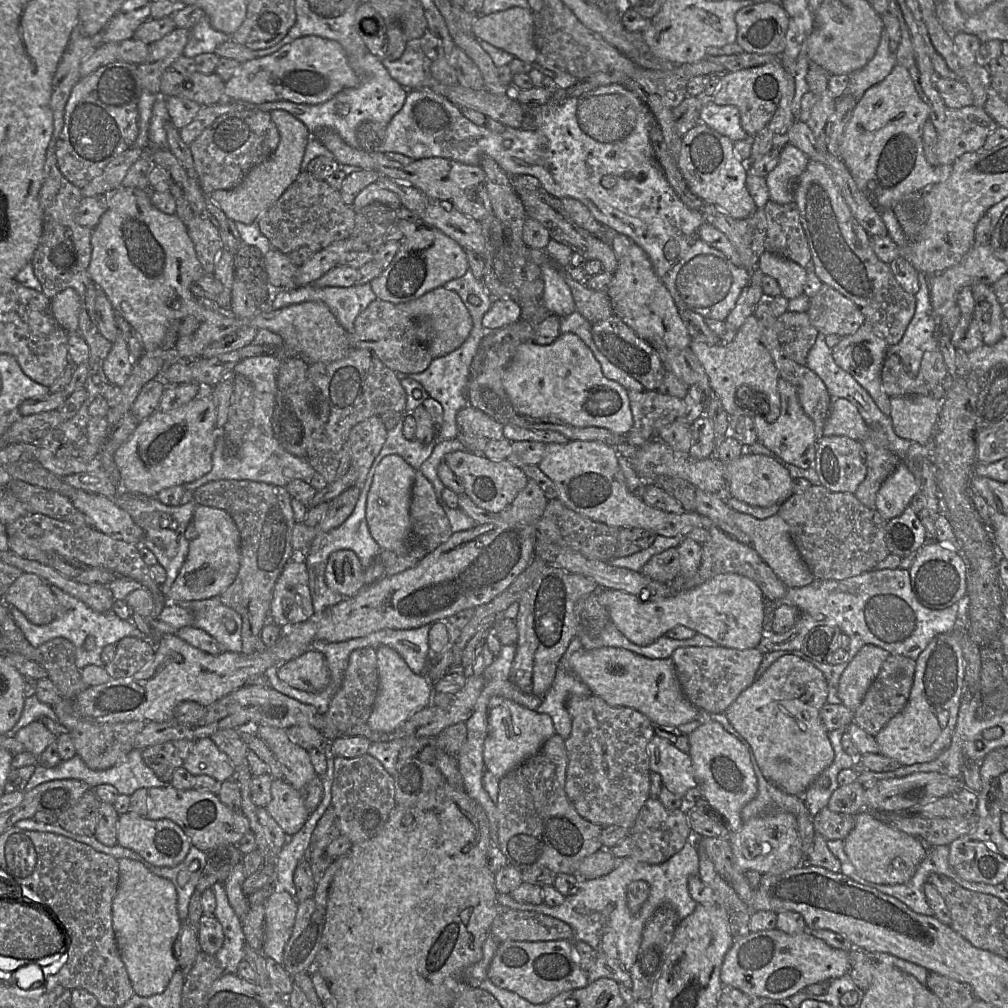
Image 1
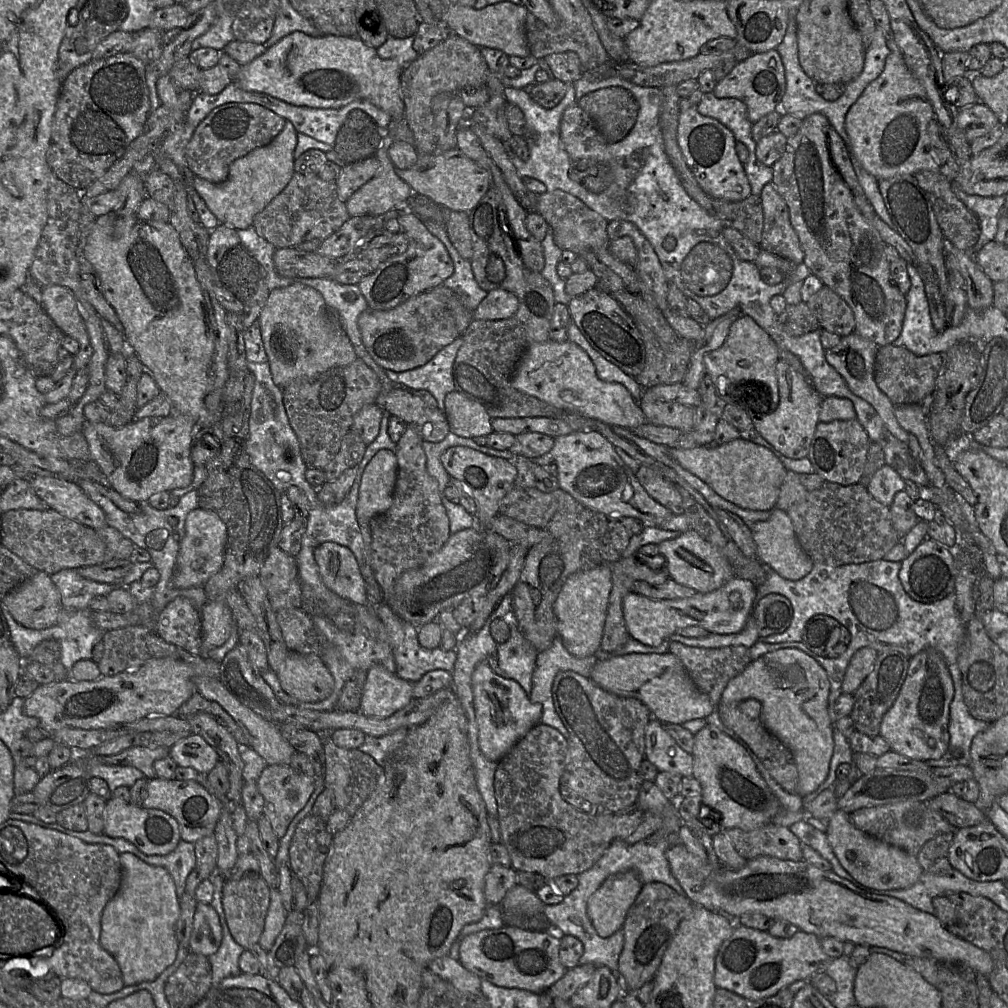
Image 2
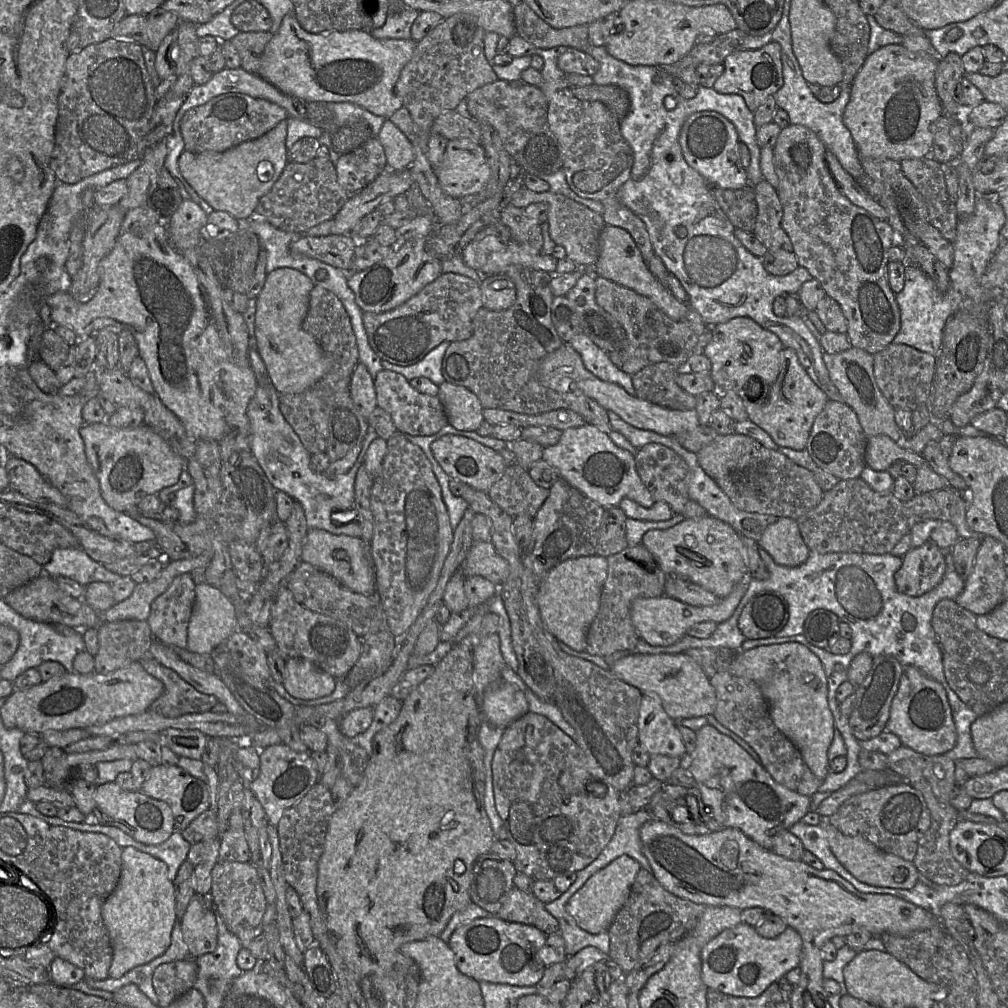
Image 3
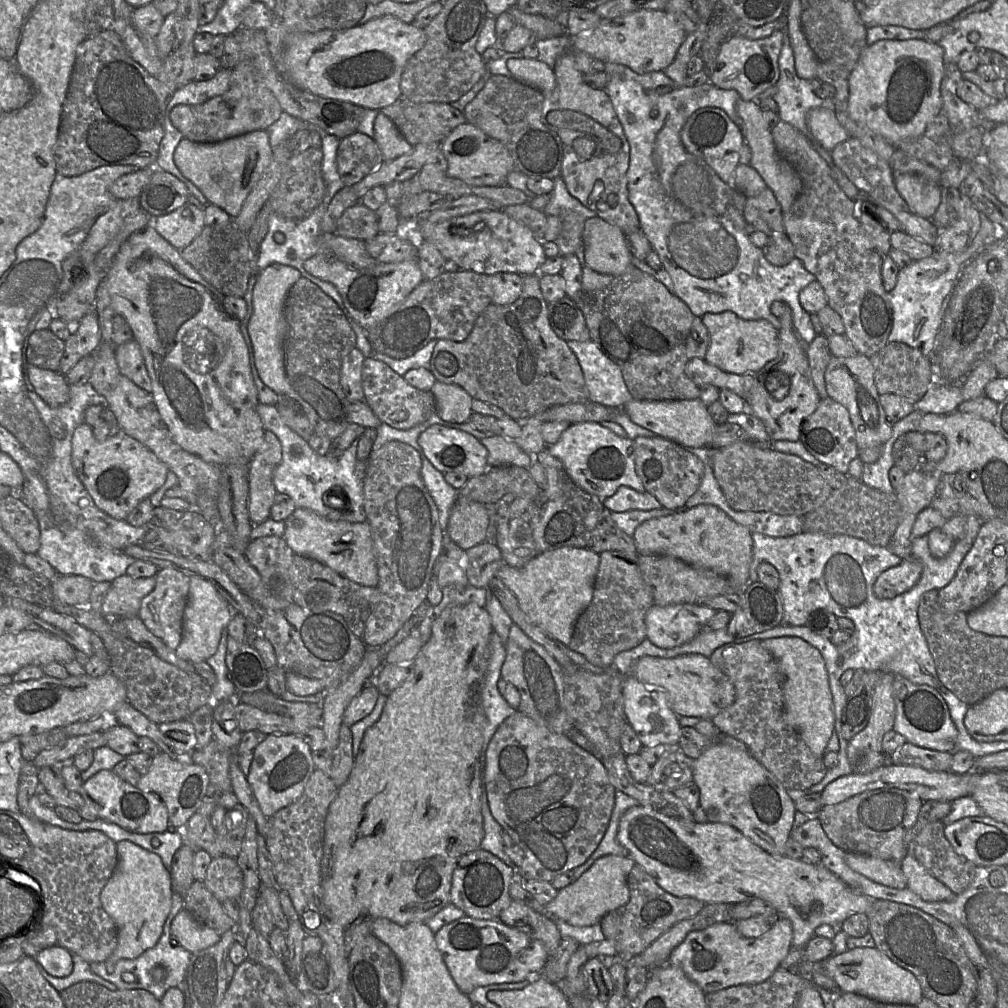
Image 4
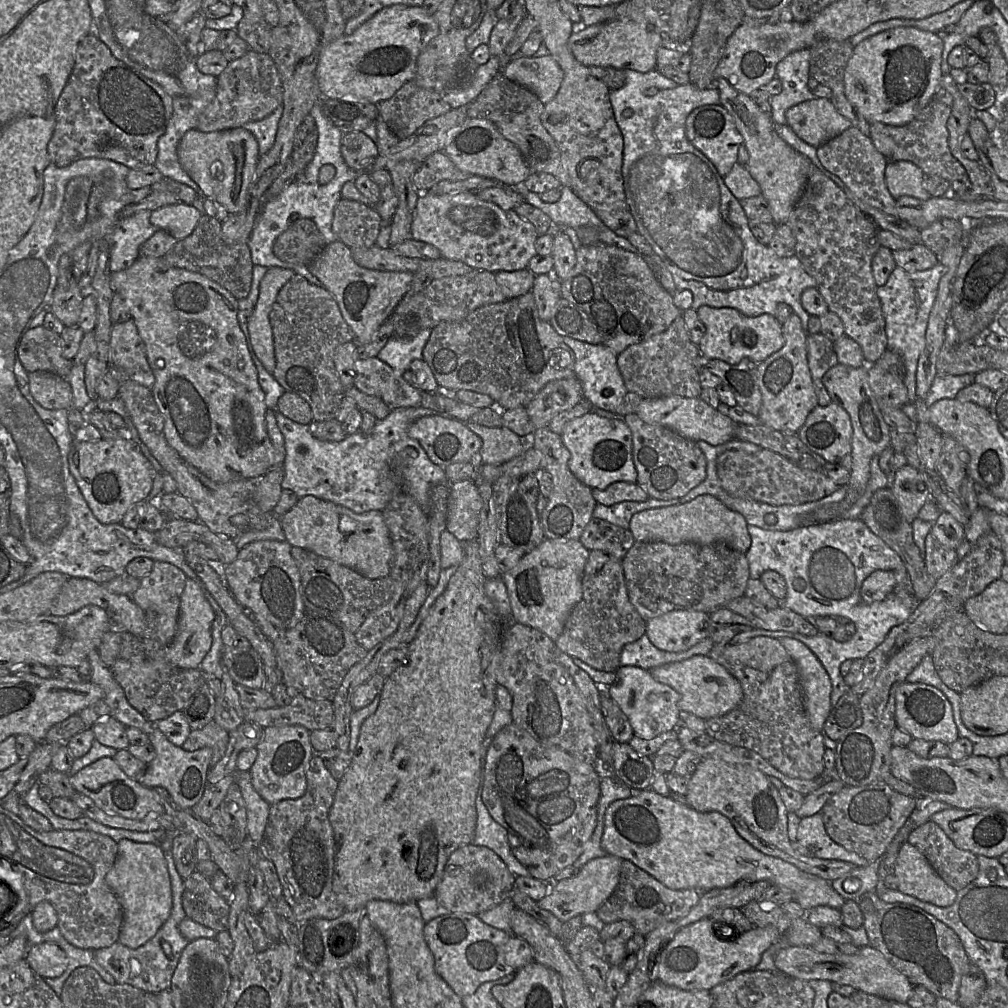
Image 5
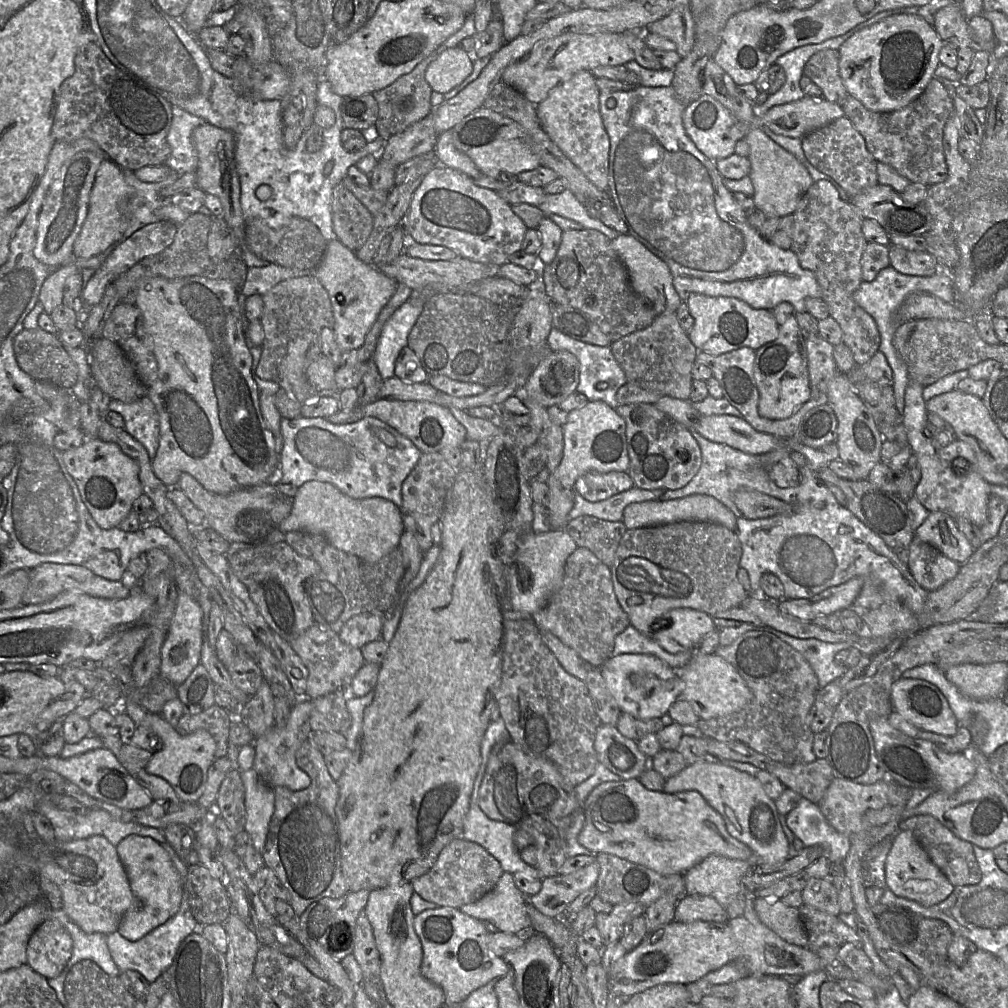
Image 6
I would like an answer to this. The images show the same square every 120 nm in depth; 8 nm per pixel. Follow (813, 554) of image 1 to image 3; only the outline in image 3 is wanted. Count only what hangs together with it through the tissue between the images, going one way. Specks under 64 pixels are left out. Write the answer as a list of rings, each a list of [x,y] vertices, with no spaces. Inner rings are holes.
[[[854,478],[840,480],[832,489],[825,491],[821,502],[812,510],[796,520],[804,543],[810,551],[821,554],[825,553],[865,553],[865,554],[887,554],[892,551],[898,541],[908,534],[913,526],[919,522],[936,519],[949,521],[951,517],[951,506],[963,493],[957,489],[947,486],[937,491],[917,494],[912,499],[901,501],[893,492],[879,493],[874,491],[863,479]]]

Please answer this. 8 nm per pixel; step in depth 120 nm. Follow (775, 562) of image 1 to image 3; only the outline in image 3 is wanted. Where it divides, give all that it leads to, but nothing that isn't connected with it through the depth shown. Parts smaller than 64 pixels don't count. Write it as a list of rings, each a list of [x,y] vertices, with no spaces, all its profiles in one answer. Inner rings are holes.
[[[779,517],[765,528],[757,543],[782,566],[797,567],[809,557],[810,550],[804,543],[796,520],[792,518]]]

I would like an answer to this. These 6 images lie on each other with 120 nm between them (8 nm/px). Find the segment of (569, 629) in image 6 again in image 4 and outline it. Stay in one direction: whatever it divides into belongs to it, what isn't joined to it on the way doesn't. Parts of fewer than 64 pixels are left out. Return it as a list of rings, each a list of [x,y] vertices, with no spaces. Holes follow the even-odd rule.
[[[604,551],[599,556],[600,563],[596,574],[592,601],[577,619],[571,641],[567,646],[583,655],[592,665],[609,667],[619,653],[637,647],[646,639],[645,616],[654,604],[654,600],[652,590],[644,581],[638,566],[639,554],[637,551]]]

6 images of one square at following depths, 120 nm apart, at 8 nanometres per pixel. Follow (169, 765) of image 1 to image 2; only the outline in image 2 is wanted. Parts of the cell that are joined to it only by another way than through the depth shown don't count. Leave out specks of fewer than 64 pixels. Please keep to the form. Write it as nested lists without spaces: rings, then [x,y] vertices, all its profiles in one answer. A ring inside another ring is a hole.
[[[134,746],[113,755],[98,755],[93,760],[101,760],[104,764],[128,765],[139,769],[147,779],[157,777],[154,762],[169,756],[170,747],[166,746]]]

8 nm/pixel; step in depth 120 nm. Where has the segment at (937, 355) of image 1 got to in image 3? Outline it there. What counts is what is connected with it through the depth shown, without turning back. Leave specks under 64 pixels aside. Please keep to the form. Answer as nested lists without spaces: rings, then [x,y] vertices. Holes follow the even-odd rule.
[[[893,342],[873,355],[873,371],[876,384],[893,408],[912,411],[921,404],[930,403],[936,356],[906,344],[894,344]]]

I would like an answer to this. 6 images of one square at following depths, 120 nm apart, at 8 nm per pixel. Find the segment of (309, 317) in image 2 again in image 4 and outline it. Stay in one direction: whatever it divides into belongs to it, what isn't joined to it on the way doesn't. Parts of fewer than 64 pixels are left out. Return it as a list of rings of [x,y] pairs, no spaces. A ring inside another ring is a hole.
[[[272,264],[261,270],[253,293],[254,311],[247,324],[259,375],[263,382],[280,396],[288,395],[289,391],[284,355],[284,340],[287,333],[284,306],[290,288],[301,277],[299,270],[283,264]]]

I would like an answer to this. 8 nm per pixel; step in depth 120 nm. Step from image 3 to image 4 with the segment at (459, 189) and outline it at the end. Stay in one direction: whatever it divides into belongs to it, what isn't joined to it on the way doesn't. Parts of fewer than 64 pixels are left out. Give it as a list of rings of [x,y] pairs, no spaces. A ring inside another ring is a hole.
[[[468,122],[452,130],[442,141],[441,149],[448,164],[447,174],[471,186],[505,185],[508,173],[515,169],[508,149]]]

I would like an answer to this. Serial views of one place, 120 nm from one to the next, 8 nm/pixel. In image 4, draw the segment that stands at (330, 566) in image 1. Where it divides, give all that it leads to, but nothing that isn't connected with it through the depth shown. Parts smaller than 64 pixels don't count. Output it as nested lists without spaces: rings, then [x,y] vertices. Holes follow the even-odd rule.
[[[296,508],[284,521],[283,538],[294,554],[317,560],[345,578],[363,586],[377,587],[376,555],[368,521],[328,520],[306,508]]]

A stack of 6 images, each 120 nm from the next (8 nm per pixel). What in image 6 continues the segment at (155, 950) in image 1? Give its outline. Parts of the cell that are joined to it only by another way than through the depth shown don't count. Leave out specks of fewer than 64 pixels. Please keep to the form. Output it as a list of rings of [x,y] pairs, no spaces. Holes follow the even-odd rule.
[[[128,835],[120,840],[115,848],[126,872],[130,889],[142,903],[141,909],[129,909],[123,915],[117,932],[123,938],[135,942],[164,924],[178,911],[183,891],[183,880],[161,844],[150,837]]]

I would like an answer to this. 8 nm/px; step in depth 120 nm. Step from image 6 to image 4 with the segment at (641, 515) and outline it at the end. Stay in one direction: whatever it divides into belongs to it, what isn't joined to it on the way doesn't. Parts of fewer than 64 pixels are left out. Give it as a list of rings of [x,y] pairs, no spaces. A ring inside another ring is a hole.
[[[700,504],[684,512],[646,520],[636,528],[634,540],[638,554],[668,555],[727,577],[738,595],[751,583],[752,533],[717,506]]]

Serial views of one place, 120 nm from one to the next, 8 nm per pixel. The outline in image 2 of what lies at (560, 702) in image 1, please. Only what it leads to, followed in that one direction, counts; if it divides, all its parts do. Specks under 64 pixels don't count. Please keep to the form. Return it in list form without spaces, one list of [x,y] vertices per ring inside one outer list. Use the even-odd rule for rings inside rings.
[[[558,636],[549,649],[538,653],[532,676],[532,689],[528,697],[532,703],[542,705],[541,722],[557,729],[567,740],[570,737],[569,732],[554,708],[552,698],[554,678],[563,671],[573,671],[590,678],[597,662],[598,659],[594,655],[583,658],[572,655]]]

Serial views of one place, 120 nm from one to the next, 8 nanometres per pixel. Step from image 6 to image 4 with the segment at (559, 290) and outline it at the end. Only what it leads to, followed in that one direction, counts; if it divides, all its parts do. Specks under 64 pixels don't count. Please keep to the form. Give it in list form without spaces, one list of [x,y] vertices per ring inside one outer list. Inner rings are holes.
[[[633,264],[620,276],[601,274],[588,266],[582,266],[581,288],[573,301],[583,312],[591,340],[620,368],[639,356],[663,355],[679,345],[686,344],[695,318],[685,302],[653,276]]]

